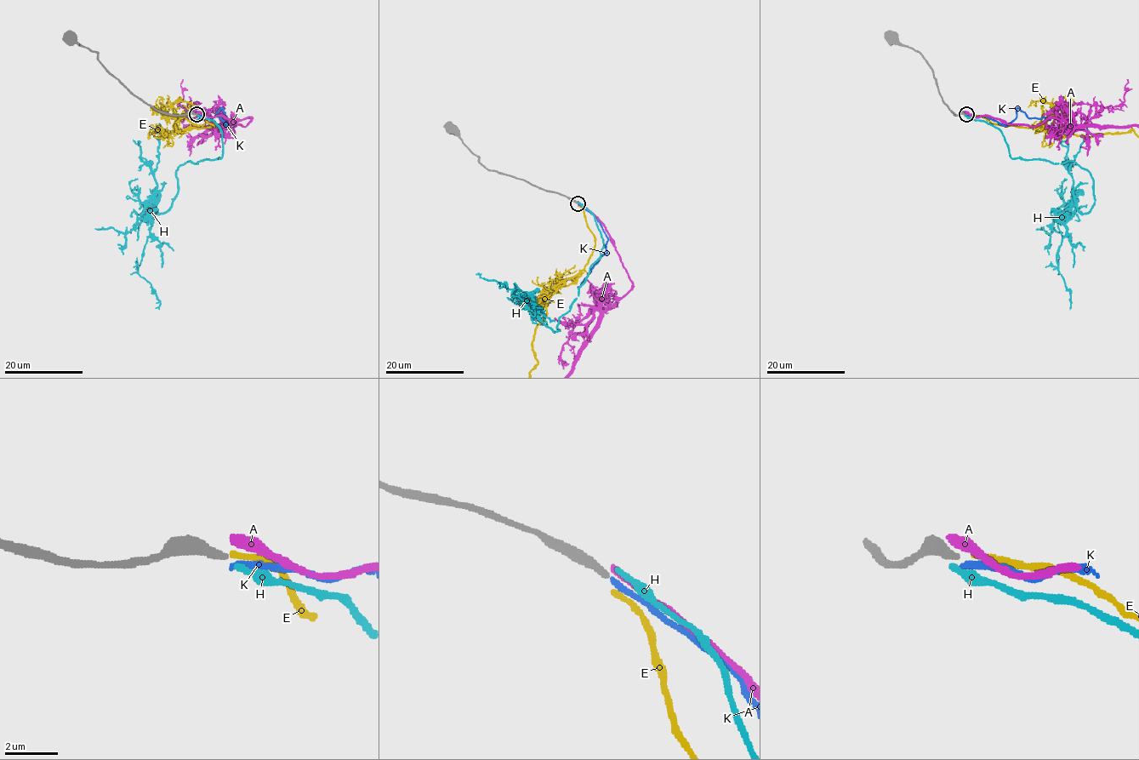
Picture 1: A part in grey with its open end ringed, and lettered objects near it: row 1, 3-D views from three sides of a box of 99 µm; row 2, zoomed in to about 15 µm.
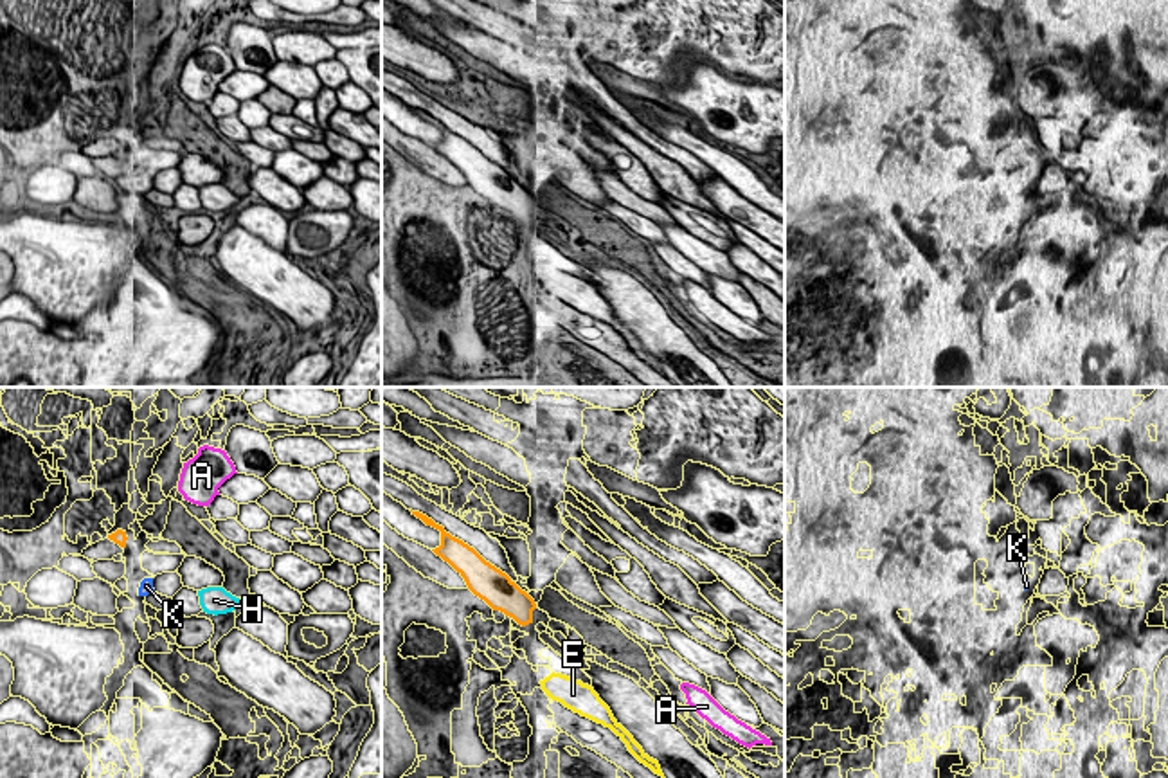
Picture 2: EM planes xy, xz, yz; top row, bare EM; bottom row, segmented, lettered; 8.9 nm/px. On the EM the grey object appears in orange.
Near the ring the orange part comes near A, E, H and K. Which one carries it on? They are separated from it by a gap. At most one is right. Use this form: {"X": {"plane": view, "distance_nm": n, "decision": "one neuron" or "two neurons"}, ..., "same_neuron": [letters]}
{"A": {"plane": "xy", "distance_nm": 600, "decision": "two neurons"}, "E": {"plane": "xz", "distance_nm": 480, "decision": "one neuron"}, "H": {"plane": "xy", "distance_nm": 750, "decision": "two neurons"}, "K": {"plane": "xy", "distance_nm": 340, "decision": "two neurons"}, "same_neuron": ["E"]}

